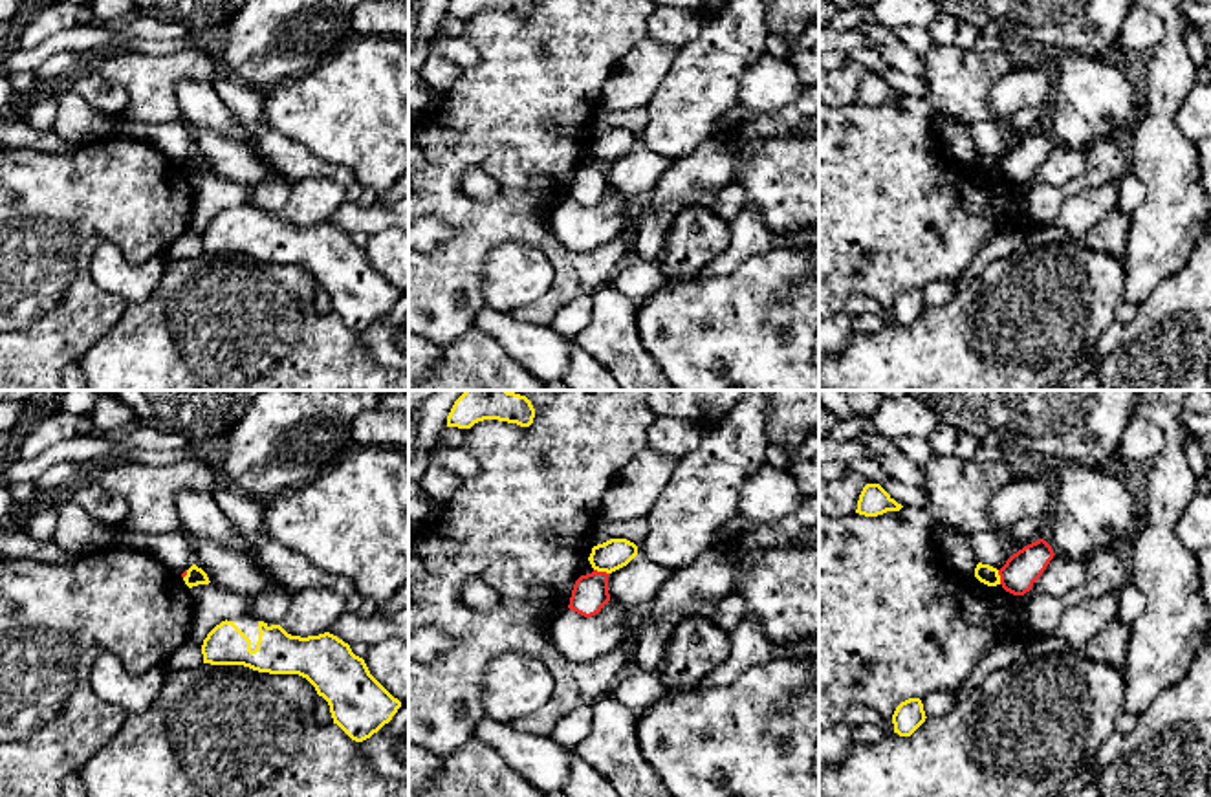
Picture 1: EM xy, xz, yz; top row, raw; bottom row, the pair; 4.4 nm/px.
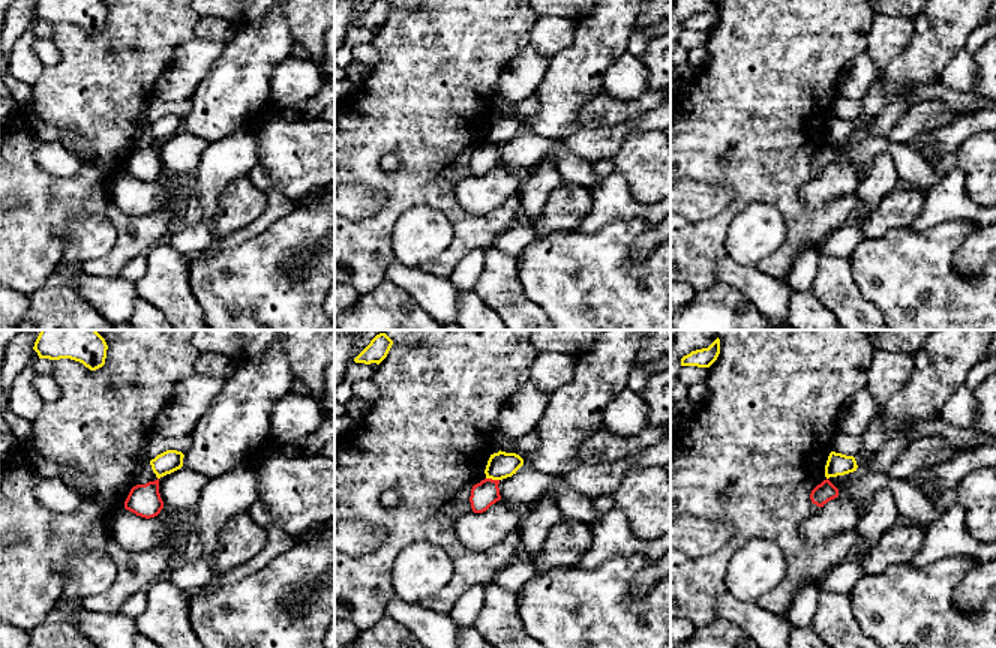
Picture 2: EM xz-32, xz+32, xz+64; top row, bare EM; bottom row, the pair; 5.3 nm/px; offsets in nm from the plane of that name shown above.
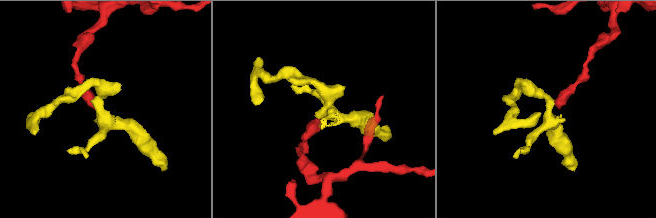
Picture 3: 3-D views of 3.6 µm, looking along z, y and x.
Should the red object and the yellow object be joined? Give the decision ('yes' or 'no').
no

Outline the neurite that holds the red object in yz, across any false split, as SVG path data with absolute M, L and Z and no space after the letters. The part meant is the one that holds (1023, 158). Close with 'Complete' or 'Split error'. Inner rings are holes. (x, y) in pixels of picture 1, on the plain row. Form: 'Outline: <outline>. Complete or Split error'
Outline: M1044 128L1024 136L998 159L1002 178L1013 185L1024 185L1042 165L1053 145L1052 136Z. Complete

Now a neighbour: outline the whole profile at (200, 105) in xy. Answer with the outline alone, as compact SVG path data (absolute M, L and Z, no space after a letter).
M183 79L176 84L181 119L192 128L213 130L244 145L264 163L255 137L236 121L233 110L220 99L213 82Z

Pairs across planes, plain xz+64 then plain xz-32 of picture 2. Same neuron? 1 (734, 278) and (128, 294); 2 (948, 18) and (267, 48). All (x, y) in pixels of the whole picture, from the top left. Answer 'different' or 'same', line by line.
1: same
2: same

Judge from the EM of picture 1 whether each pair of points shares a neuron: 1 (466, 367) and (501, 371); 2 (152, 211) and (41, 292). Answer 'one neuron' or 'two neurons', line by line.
1: one neuron
2: one neuron

